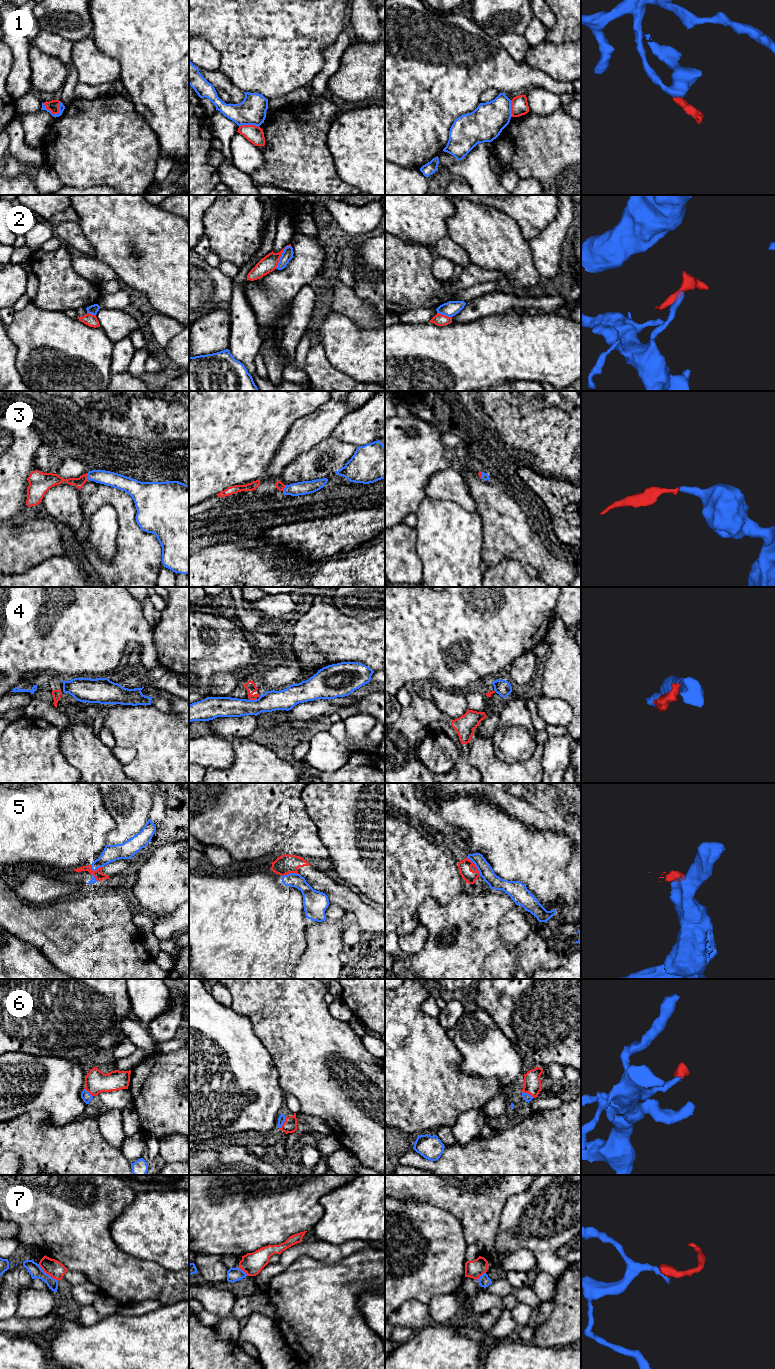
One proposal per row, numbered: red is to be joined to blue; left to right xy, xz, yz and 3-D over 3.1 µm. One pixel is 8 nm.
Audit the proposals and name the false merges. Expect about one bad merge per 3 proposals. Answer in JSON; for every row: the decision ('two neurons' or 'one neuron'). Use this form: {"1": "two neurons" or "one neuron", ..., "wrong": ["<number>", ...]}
{"1": "two neurons", "2": "two neurons", "3": "one neuron", "4": "two neurons", "5": "two neurons", "6": "one neuron", "7": "two neurons", "wrong": ["1", "2", "4", "5", "7"]}

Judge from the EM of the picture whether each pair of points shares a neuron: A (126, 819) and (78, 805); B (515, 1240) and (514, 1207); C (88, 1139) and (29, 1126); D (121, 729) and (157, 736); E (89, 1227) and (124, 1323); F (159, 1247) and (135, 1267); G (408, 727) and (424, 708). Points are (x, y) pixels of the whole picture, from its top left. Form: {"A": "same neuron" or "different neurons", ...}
{"A": "different neurons", "B": "same neuron", "C": "same neuron", "D": "same neuron", "E": "different neurons", "F": "different neurons", "G": "same neuron"}

